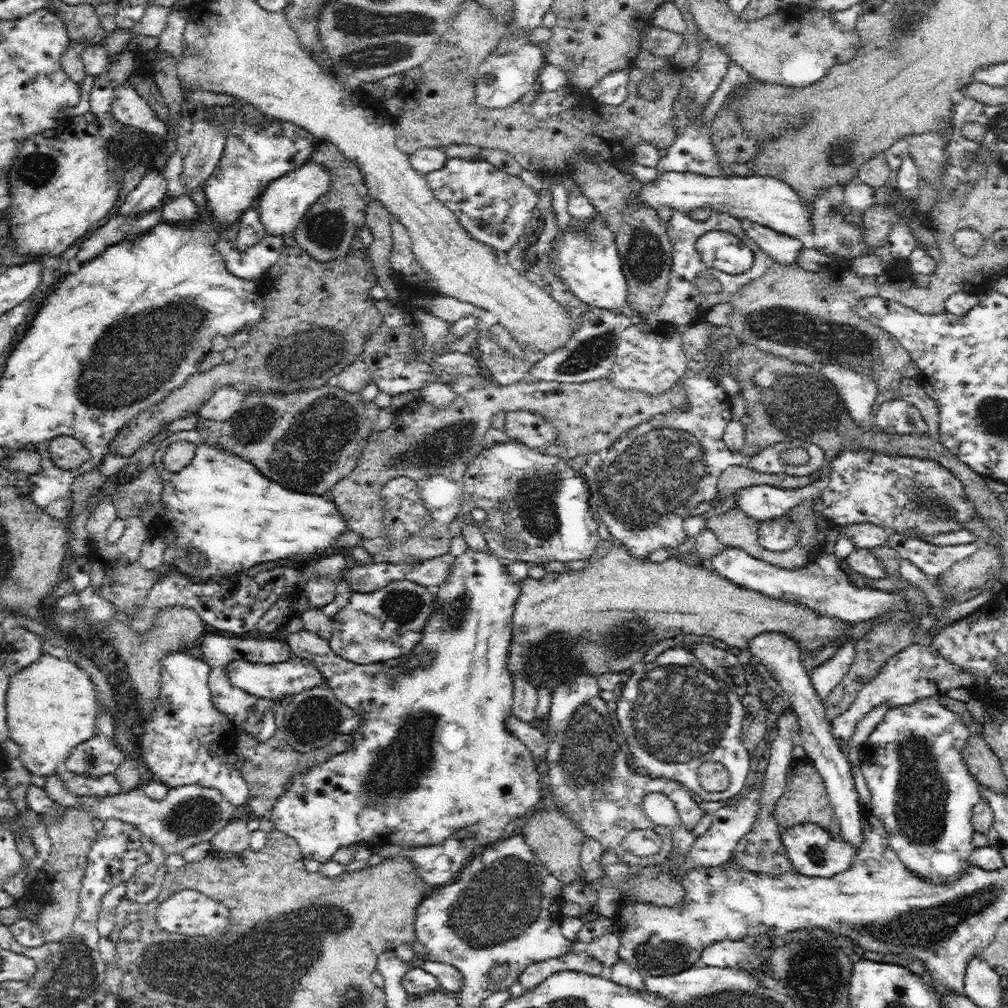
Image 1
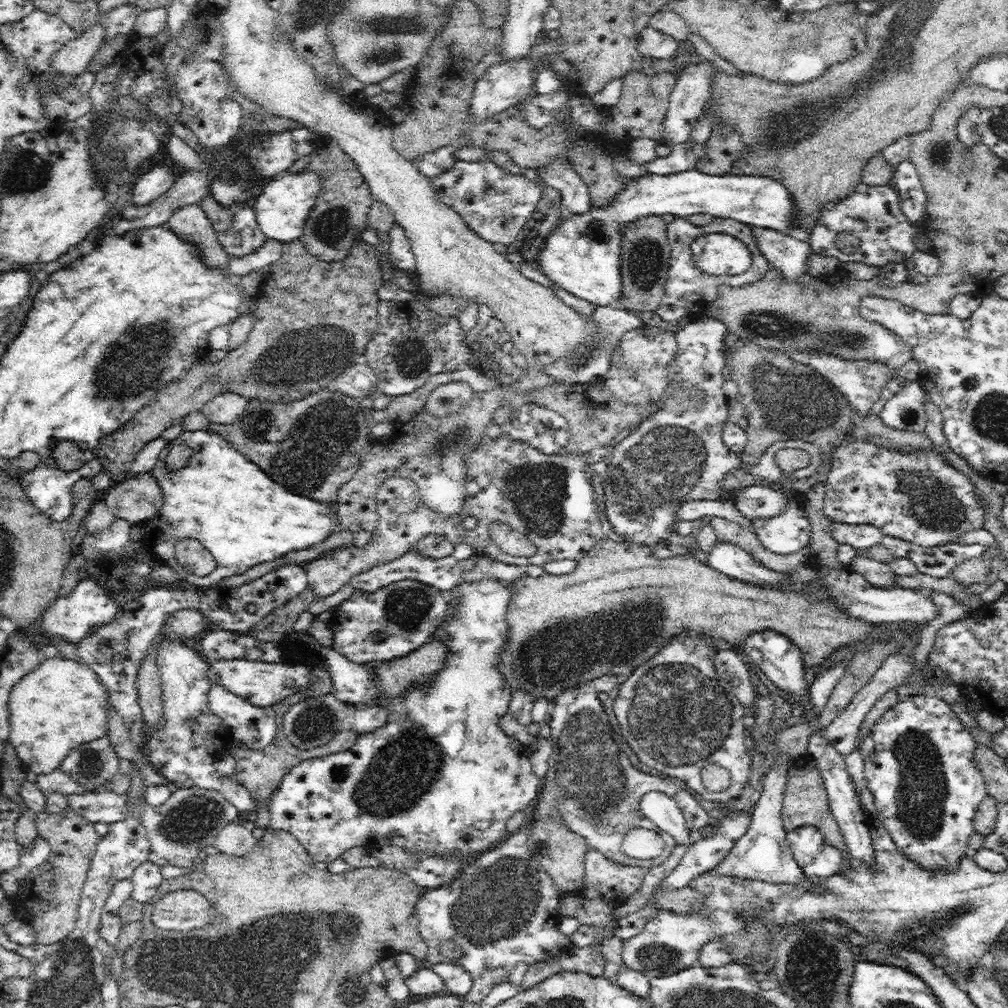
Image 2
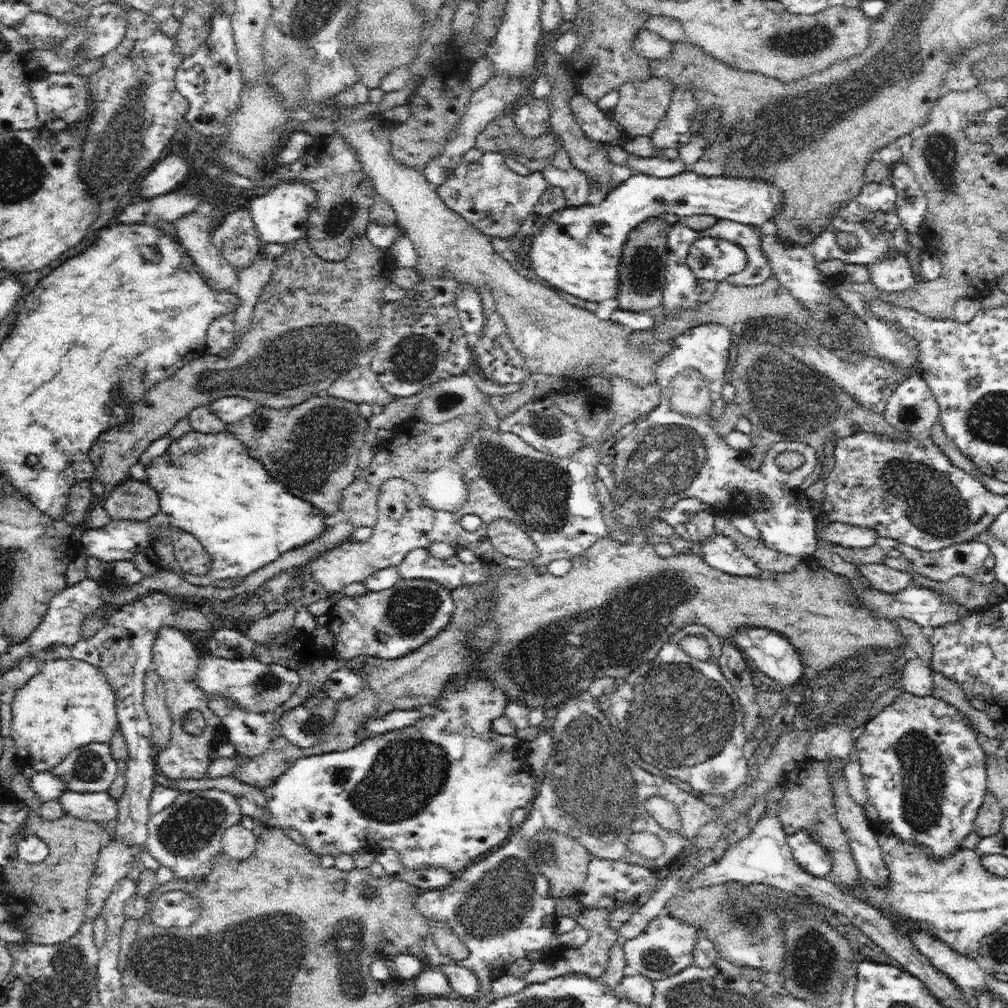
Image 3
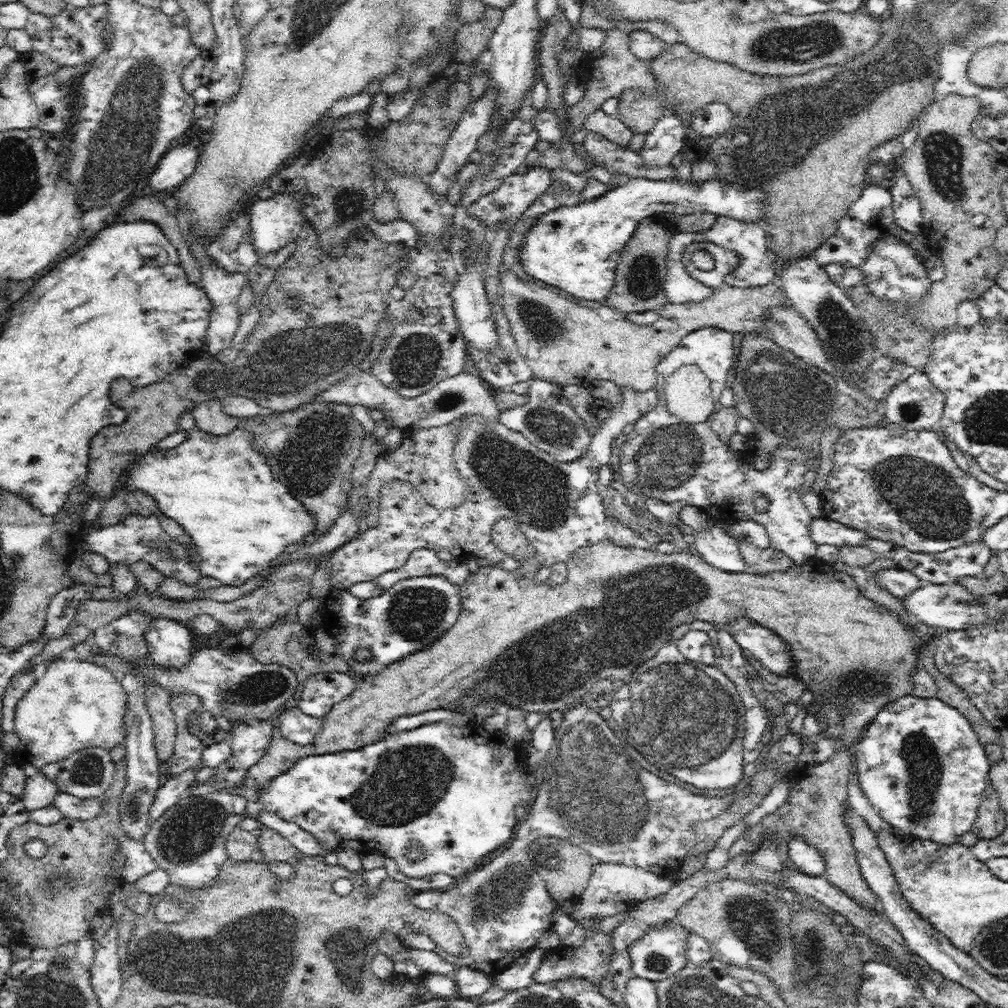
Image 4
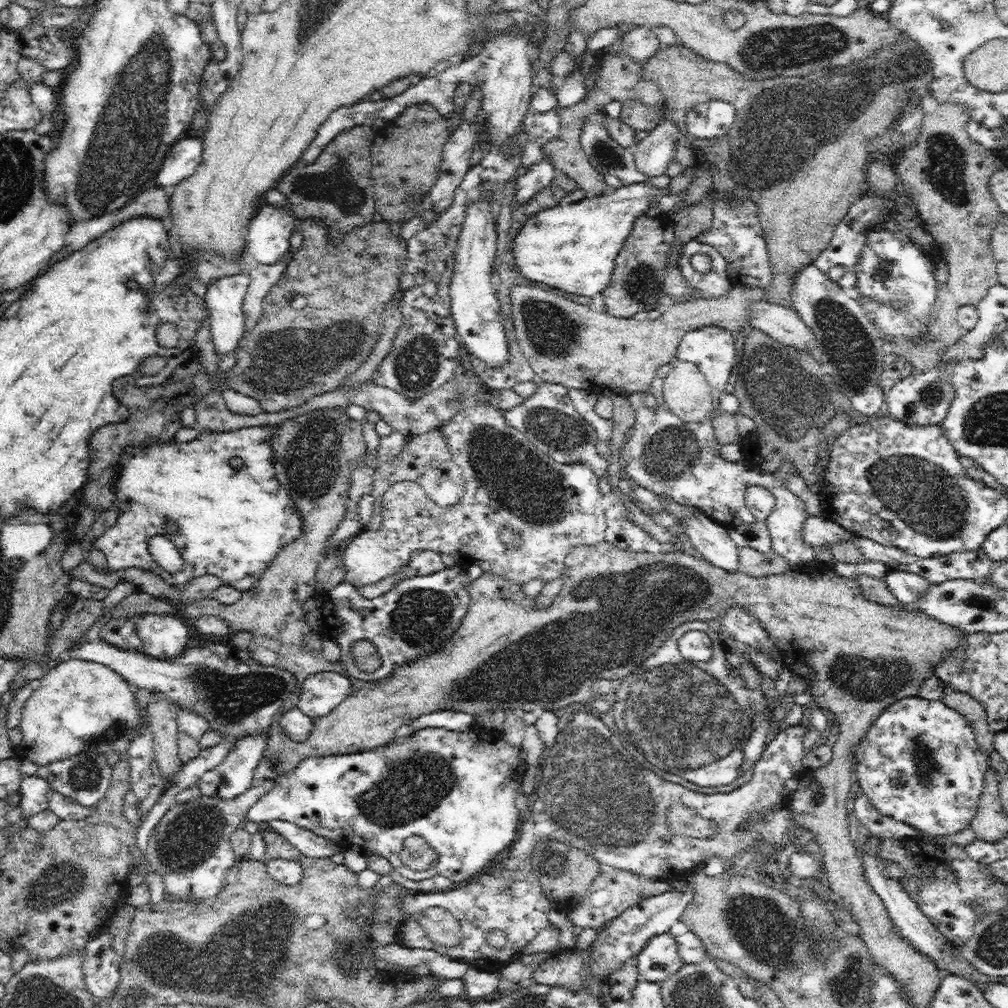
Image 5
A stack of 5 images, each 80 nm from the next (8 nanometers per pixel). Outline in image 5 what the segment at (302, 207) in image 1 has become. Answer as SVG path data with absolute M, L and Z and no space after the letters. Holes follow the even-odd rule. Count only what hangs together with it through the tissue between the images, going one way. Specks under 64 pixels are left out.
M266 203L246 228L246 250L262 264L277 263L290 248L297 223L290 208L275 208Z

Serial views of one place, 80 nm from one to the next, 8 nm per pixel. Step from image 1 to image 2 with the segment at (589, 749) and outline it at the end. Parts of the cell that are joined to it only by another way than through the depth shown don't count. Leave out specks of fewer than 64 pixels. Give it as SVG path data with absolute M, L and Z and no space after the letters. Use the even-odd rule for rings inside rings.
M582 683L553 699L555 707L552 718L545 728L548 741L552 745L552 754L532 819L540 820L550 816L561 820L606 858L626 866L638 865L646 871L651 866L662 864L668 856L676 855L674 846L677 844L667 832L658 828L643 814L639 805L643 794L662 790L670 795L682 811L690 832L713 823L714 814L704 810L698 800L688 793L684 781L678 777L670 778L667 773L640 762L637 754L619 740L617 736L621 727L613 709L615 699L616 693L613 692L602 703L592 685ZM632 828L656 831L665 842L663 854L651 860L626 856L622 852L621 844Z

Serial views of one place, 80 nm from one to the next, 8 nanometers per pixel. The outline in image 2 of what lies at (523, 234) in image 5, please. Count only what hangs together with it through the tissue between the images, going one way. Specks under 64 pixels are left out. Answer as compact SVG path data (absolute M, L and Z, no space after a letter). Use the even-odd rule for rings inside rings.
M698 169L668 175L649 173L630 179L605 207L592 206L584 214L565 213L548 233L539 252L541 271L552 282L596 307L609 306L622 296L620 228L630 222L651 215L670 214L685 219L702 213L780 232L797 227L793 224L796 220L793 196L780 181L767 176L716 176Z

